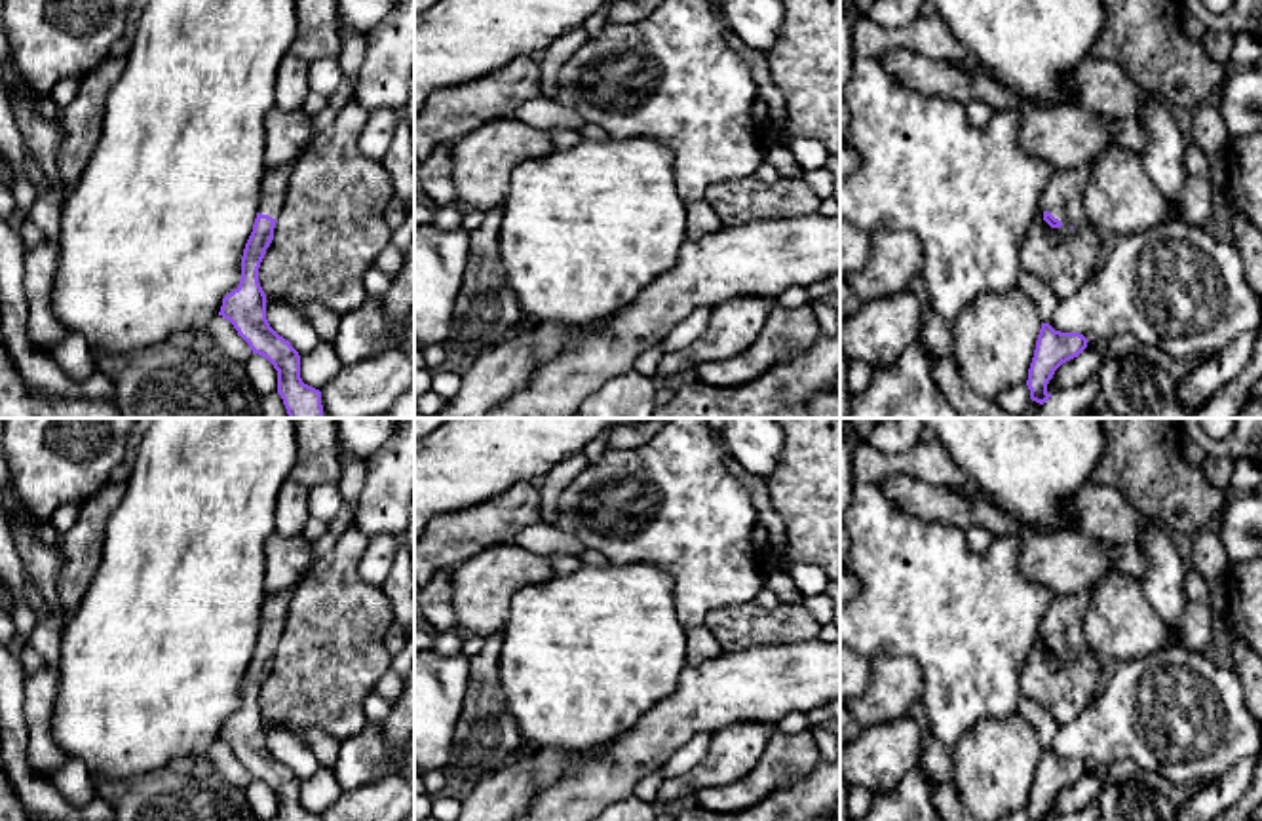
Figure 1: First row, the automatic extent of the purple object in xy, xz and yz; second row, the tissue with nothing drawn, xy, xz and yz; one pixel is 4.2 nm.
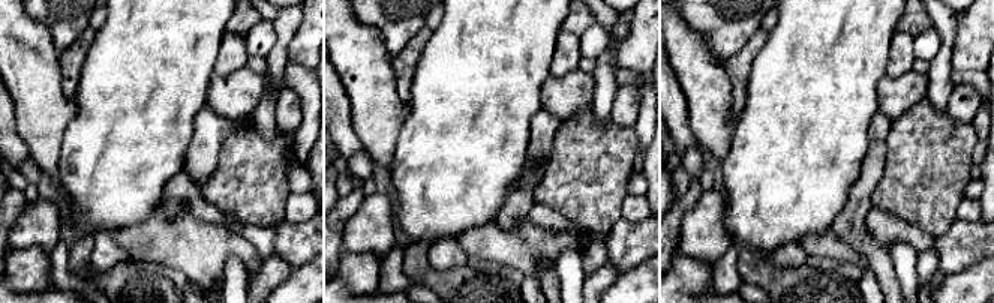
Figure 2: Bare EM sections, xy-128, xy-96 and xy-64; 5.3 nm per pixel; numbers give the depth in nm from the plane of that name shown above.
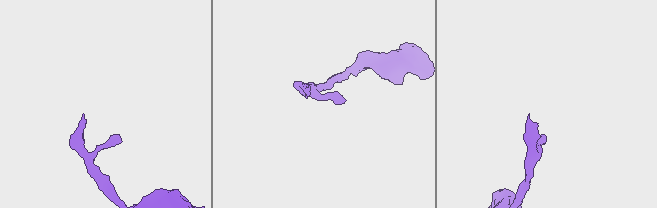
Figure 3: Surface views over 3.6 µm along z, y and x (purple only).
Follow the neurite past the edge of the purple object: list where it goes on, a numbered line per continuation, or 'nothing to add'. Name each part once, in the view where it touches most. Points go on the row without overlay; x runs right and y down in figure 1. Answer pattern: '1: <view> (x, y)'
1: yz (1063, 622)

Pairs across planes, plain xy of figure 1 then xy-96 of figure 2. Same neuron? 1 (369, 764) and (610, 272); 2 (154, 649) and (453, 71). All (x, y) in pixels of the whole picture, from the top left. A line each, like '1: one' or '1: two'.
1: two
2: one

